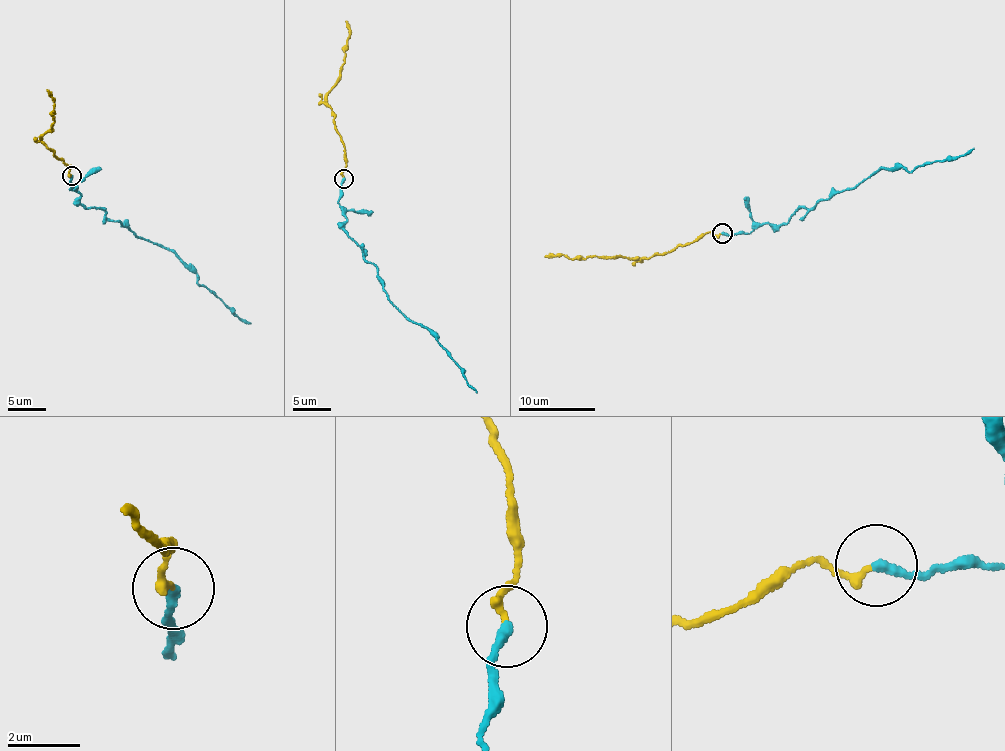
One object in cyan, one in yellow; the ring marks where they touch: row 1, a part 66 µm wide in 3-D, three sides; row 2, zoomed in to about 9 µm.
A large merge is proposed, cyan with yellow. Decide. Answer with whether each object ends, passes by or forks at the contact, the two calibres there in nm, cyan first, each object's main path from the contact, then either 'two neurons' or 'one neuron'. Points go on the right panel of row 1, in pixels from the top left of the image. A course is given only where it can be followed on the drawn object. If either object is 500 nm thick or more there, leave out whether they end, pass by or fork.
cyan ends | yellow ends | 260/240 nm | cyan via (721, 233), (784, 225), (797, 210), (855, 187), (878, 168), (909, 171), (974, 148) | yellow via (721, 233), (708, 233), (670, 252), (643, 258), (545, 256) | one neuron

